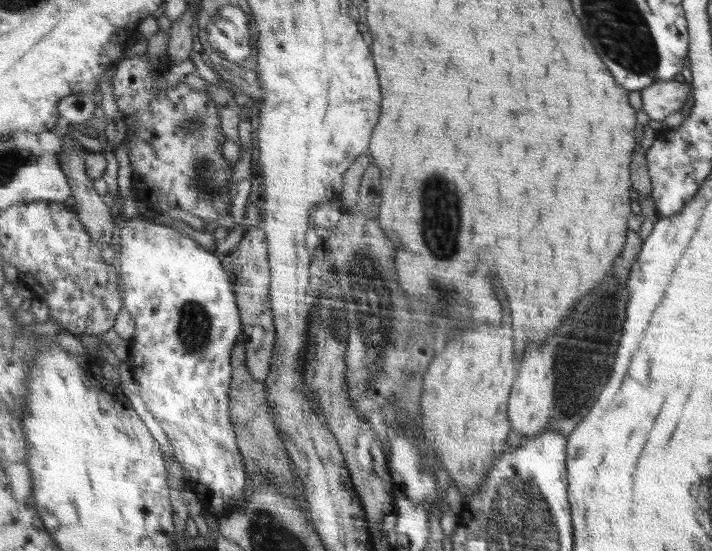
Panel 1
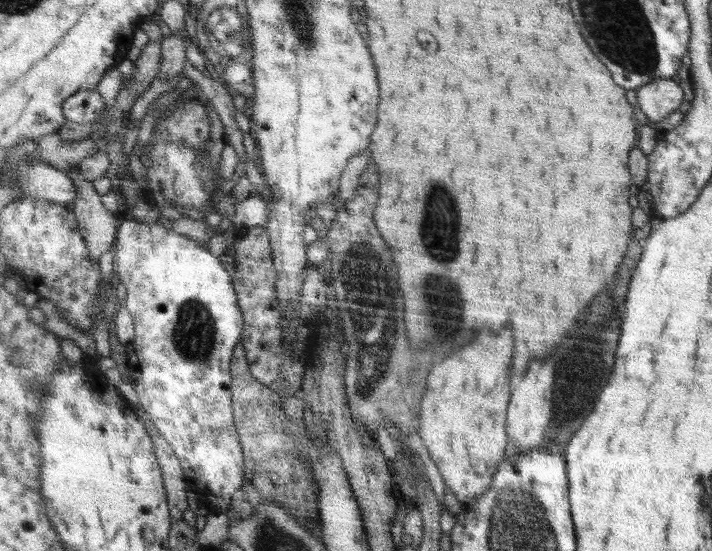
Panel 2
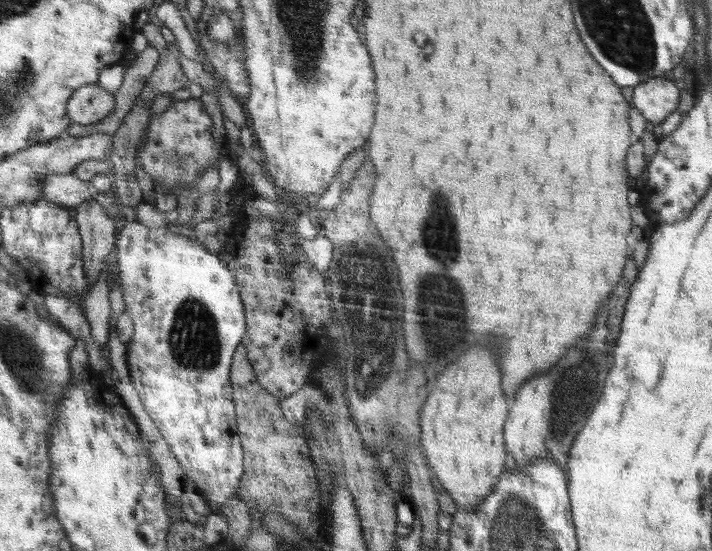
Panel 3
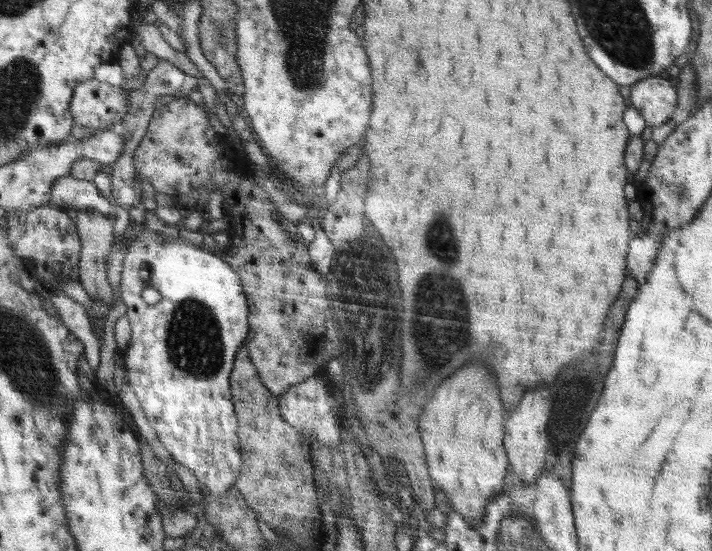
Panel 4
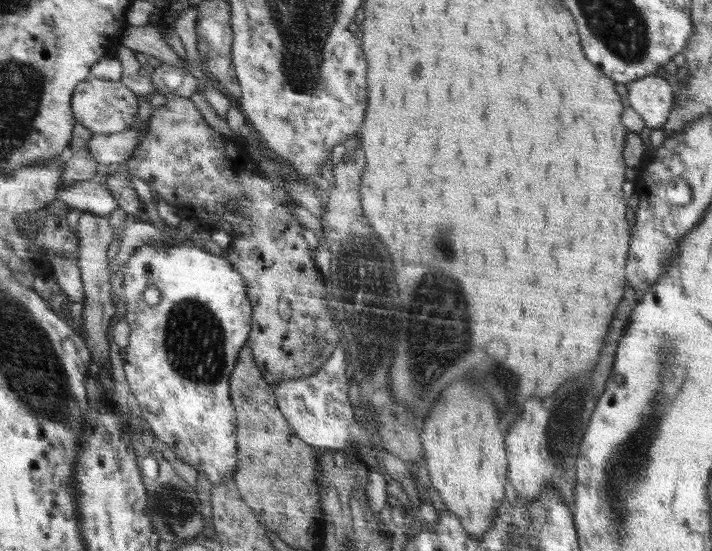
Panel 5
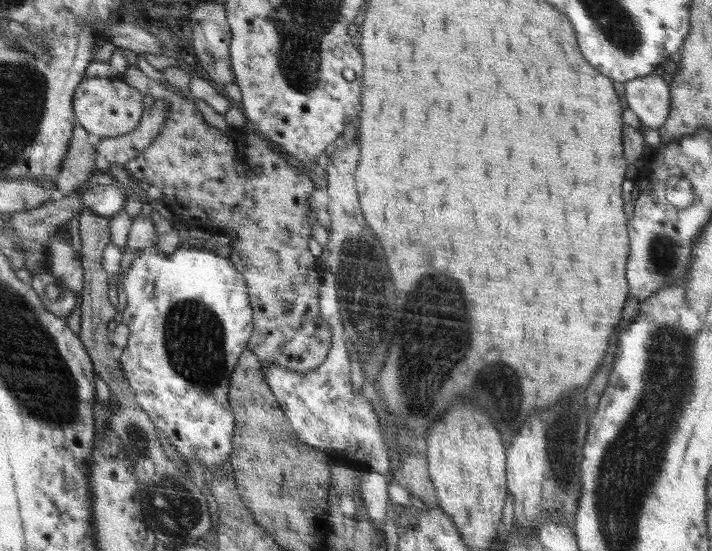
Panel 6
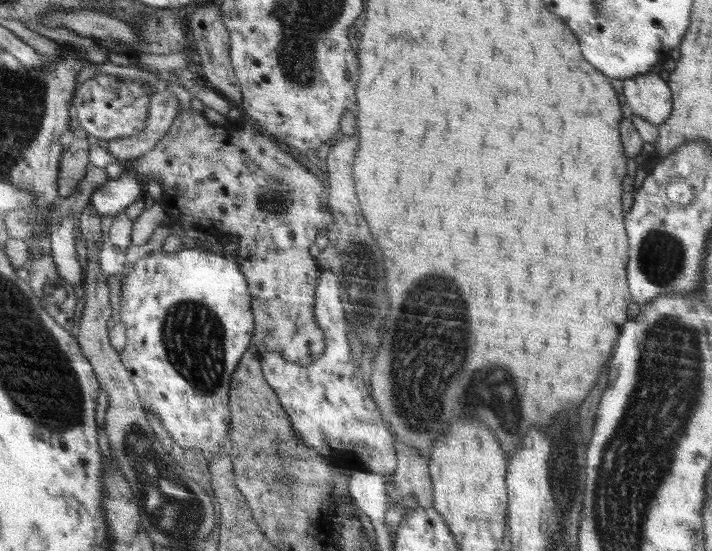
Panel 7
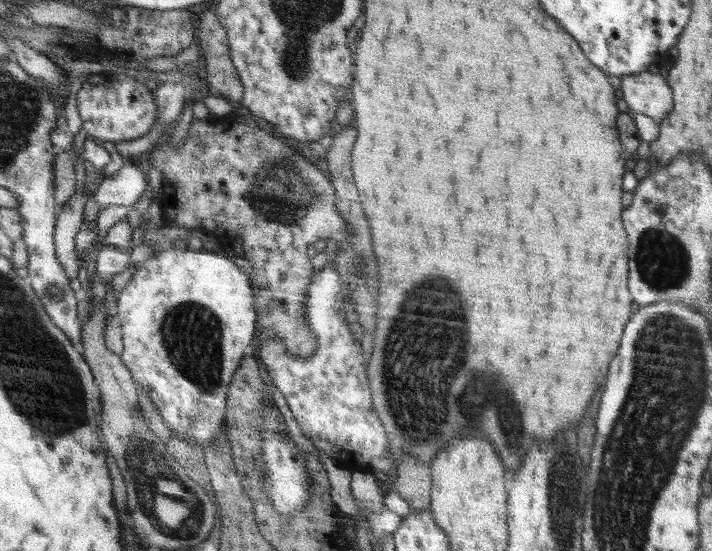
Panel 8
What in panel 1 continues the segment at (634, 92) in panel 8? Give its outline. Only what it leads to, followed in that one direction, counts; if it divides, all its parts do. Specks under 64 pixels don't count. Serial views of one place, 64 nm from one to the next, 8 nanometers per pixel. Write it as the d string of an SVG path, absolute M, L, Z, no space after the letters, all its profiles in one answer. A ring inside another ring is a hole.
M670 79L656 81L639 93L642 98L642 110L650 116L652 124L657 125L670 114L679 112L693 91L682 79Z

